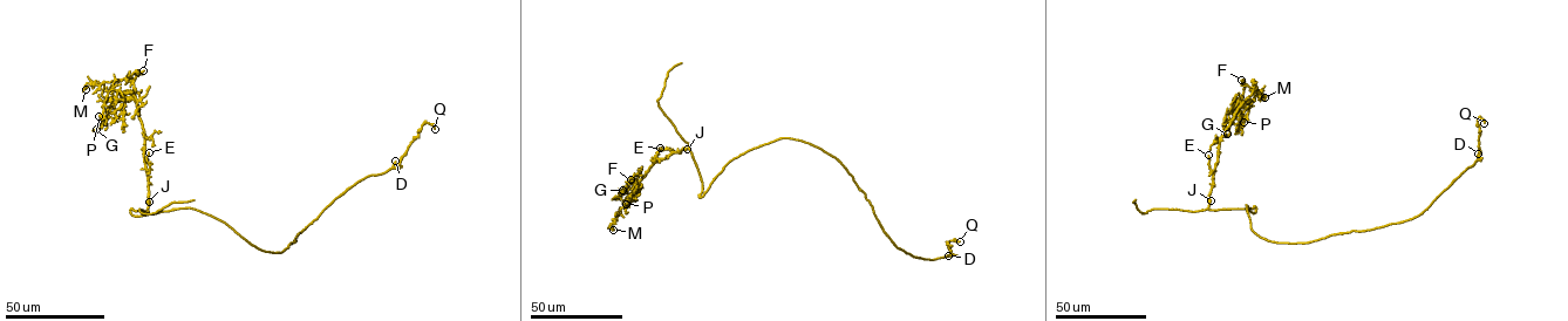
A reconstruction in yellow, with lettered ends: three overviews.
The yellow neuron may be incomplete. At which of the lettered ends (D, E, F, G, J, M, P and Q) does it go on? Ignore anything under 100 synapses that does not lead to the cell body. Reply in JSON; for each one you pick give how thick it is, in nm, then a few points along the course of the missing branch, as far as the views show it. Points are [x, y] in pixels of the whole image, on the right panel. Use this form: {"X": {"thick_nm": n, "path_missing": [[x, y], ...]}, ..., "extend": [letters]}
{"extend": []}

